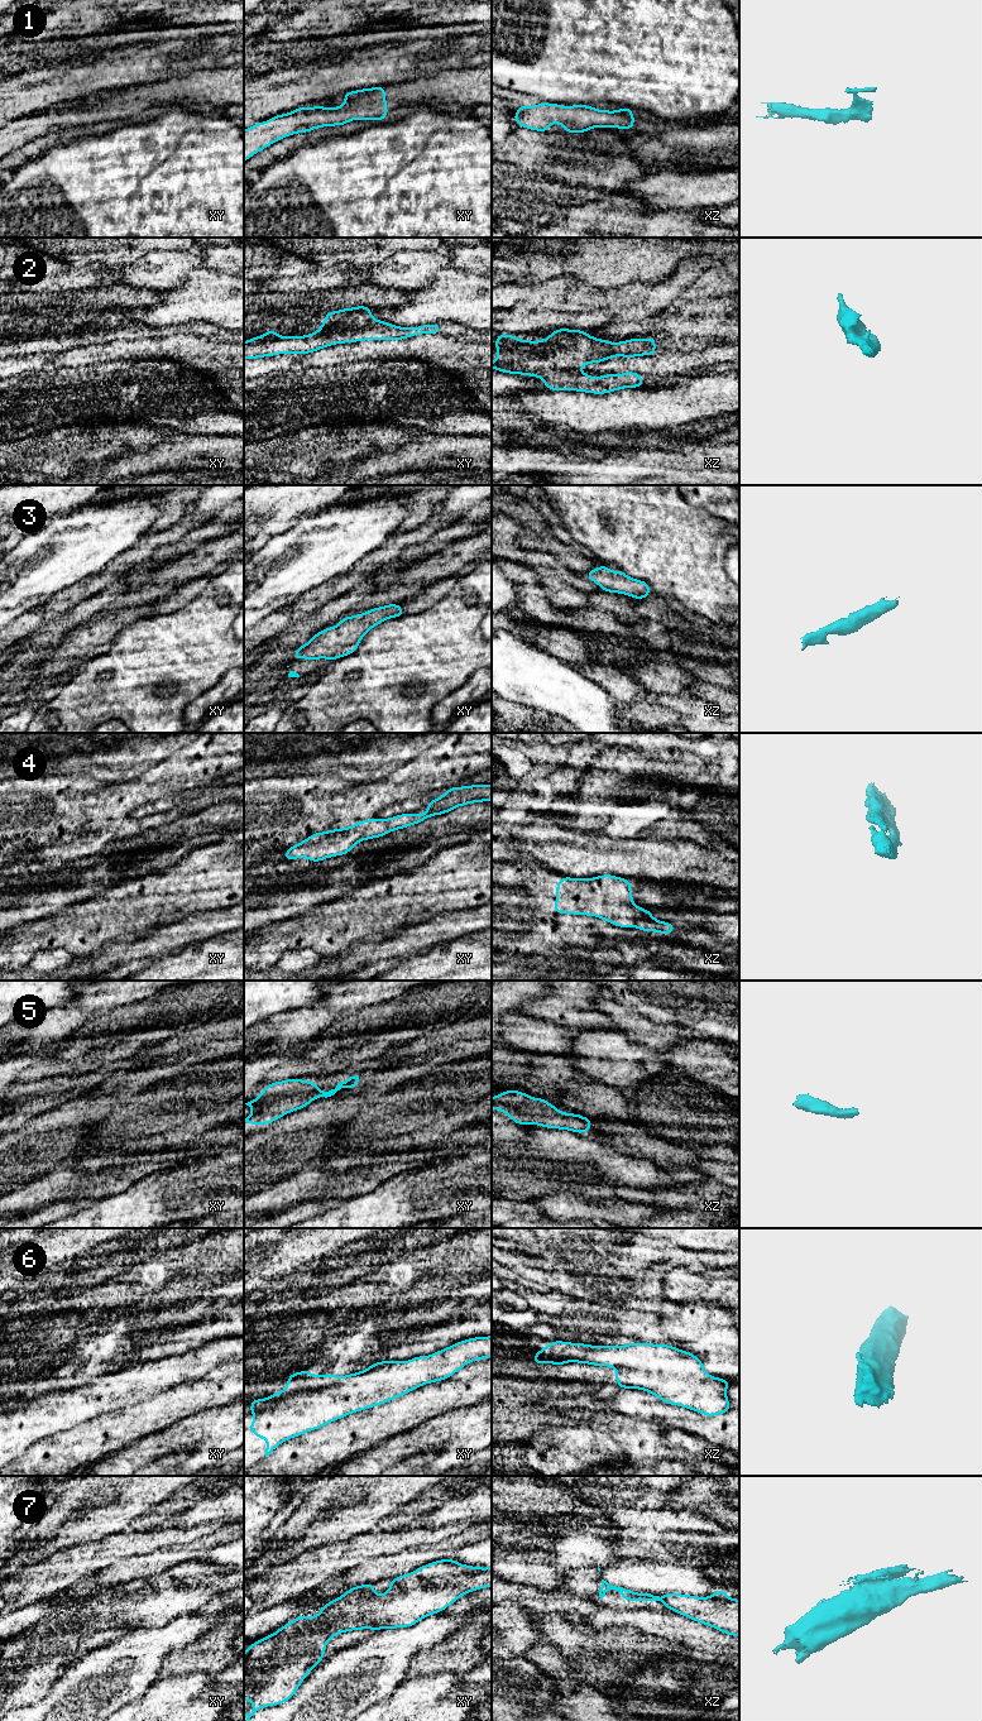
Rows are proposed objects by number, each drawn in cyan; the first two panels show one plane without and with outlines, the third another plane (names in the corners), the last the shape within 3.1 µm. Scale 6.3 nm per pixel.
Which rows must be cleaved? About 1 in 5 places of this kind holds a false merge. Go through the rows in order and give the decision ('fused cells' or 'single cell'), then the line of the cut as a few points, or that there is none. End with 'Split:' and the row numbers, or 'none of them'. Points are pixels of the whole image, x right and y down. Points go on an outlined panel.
1: single cell; cut none
2: single cell; cut none
3: single cell; cut none
4: single cell; cut none
5: single cell; cut none
6: single cell; cut none
7: single cell; cut none
Split: none of them

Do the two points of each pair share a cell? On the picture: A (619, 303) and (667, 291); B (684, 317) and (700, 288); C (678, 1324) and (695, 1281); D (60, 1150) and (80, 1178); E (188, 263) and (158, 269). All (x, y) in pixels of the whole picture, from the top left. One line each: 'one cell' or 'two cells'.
A: one cell
B: two cells
C: two cells
D: two cells
E: one cell

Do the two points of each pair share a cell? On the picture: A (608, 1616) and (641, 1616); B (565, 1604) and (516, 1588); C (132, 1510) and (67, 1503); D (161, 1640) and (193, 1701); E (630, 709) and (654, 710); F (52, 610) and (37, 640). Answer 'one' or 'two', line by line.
A: one
B: one
C: one
D: two
E: one
F: two

